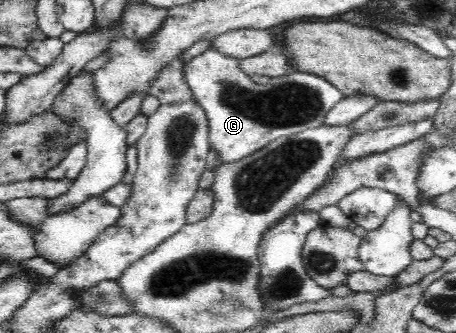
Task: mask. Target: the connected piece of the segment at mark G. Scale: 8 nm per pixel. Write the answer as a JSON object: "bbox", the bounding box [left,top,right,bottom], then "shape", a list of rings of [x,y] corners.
{"bbox":[185,49,345,165],"shape":[[[213,49],[185,65],[185,78],[193,97],[208,118],[211,148],[217,151],[223,165],[244,159],[275,139],[322,125],[327,113],[345,96],[324,78],[292,67],[286,75],[271,77],[265,88],[243,72],[240,65],[240,60],[225,57]]]}

